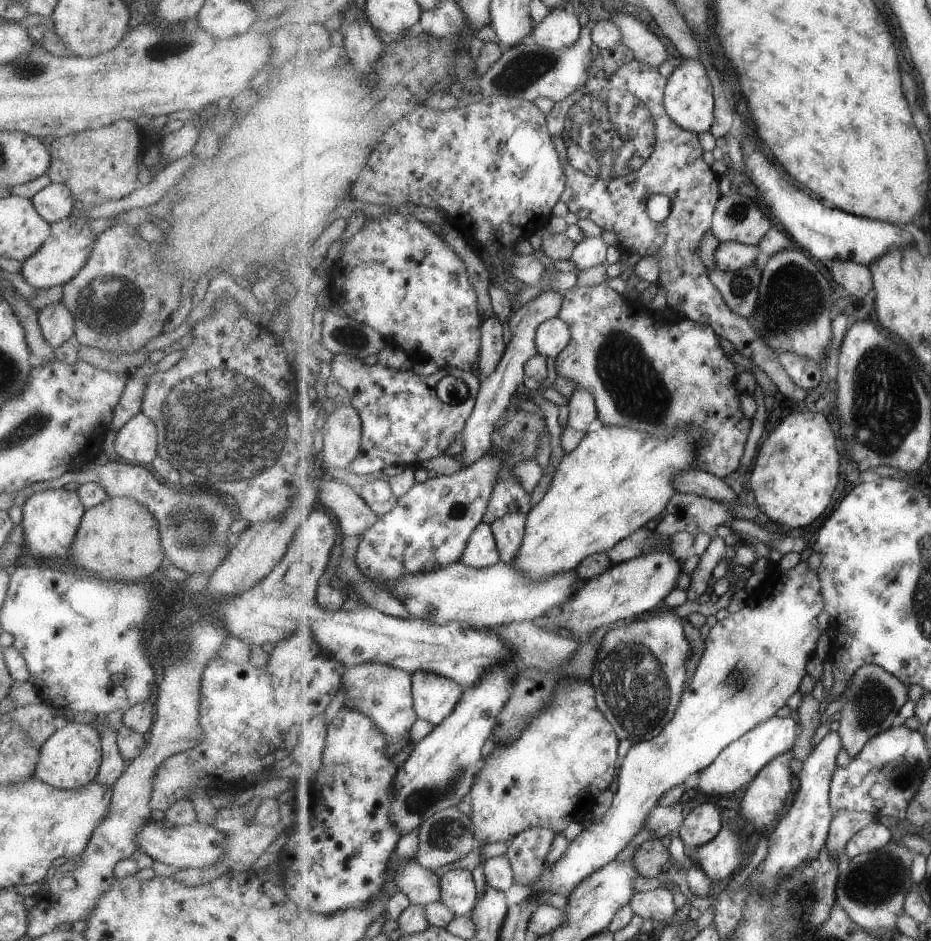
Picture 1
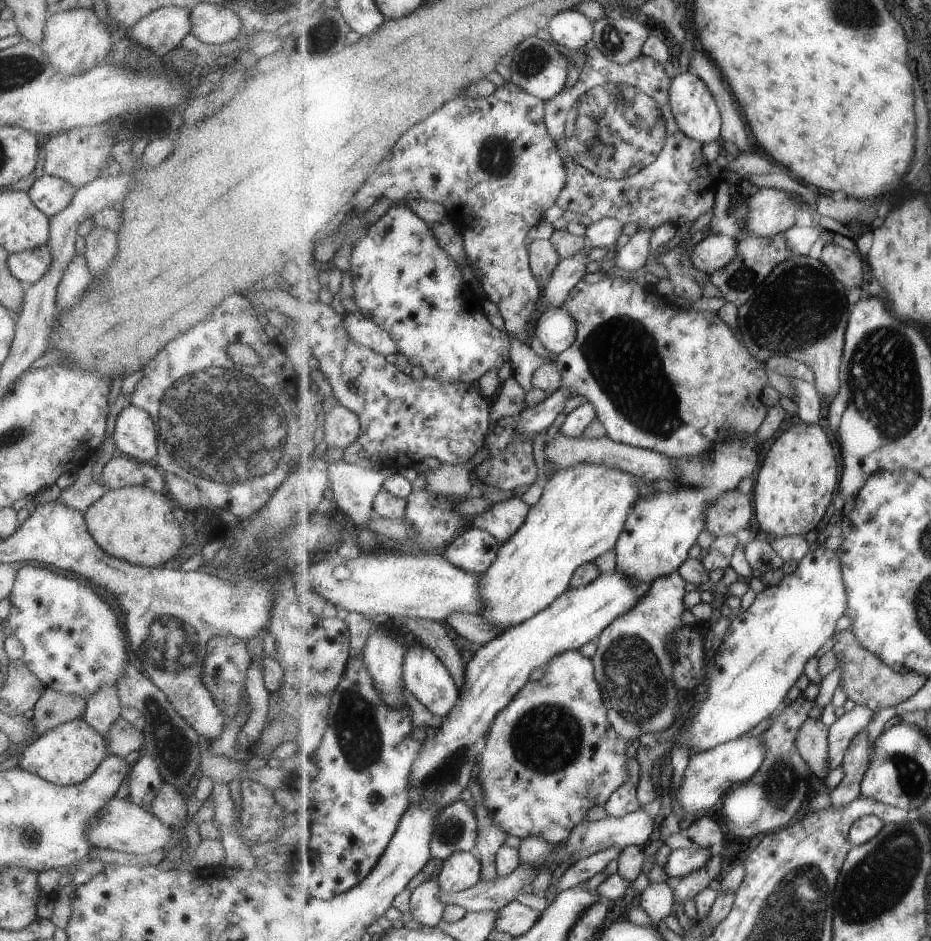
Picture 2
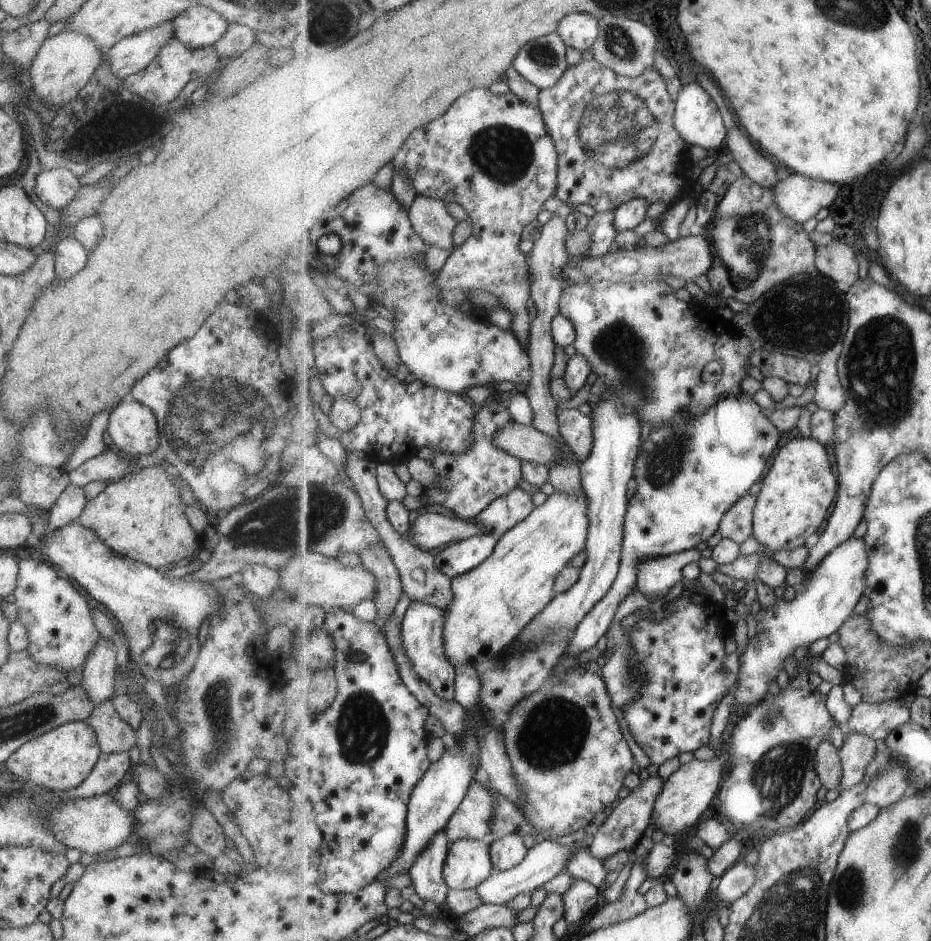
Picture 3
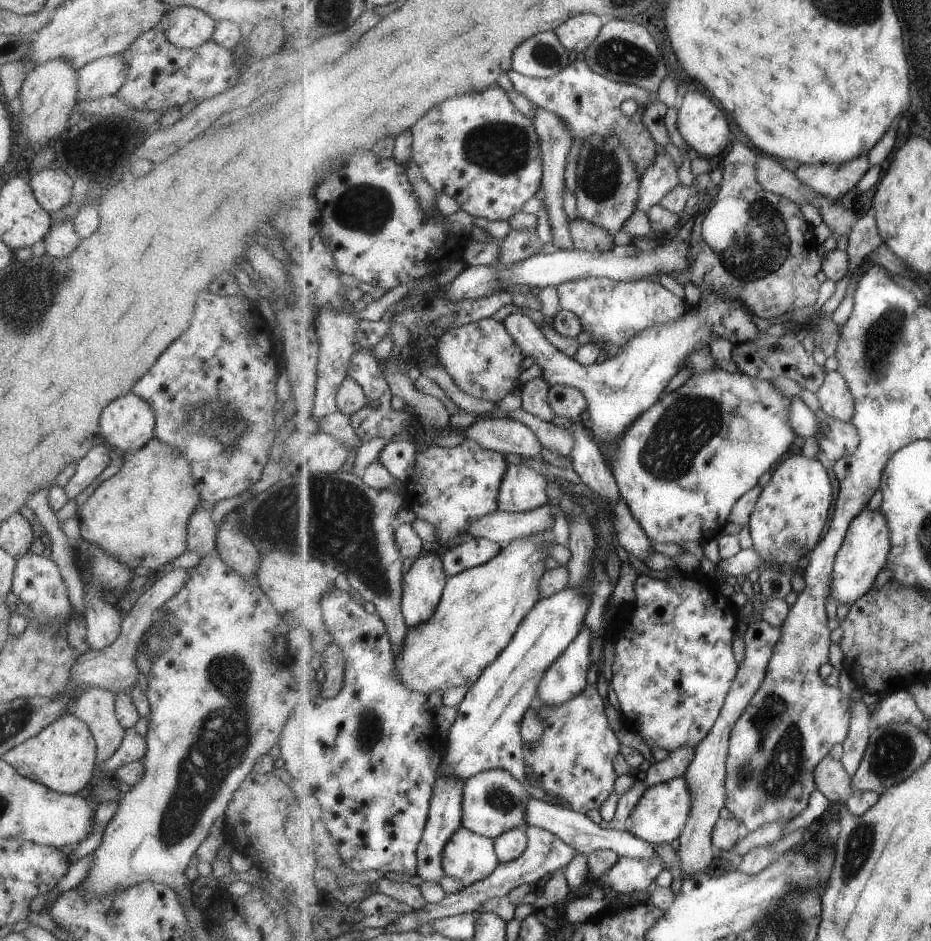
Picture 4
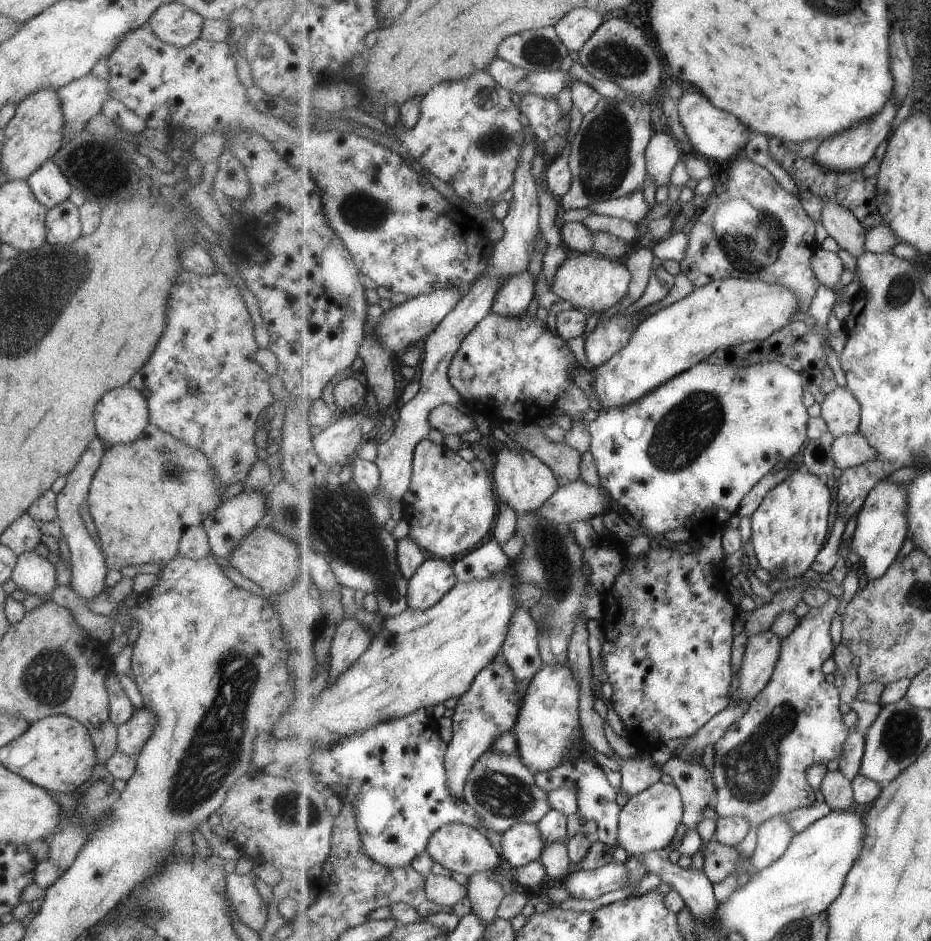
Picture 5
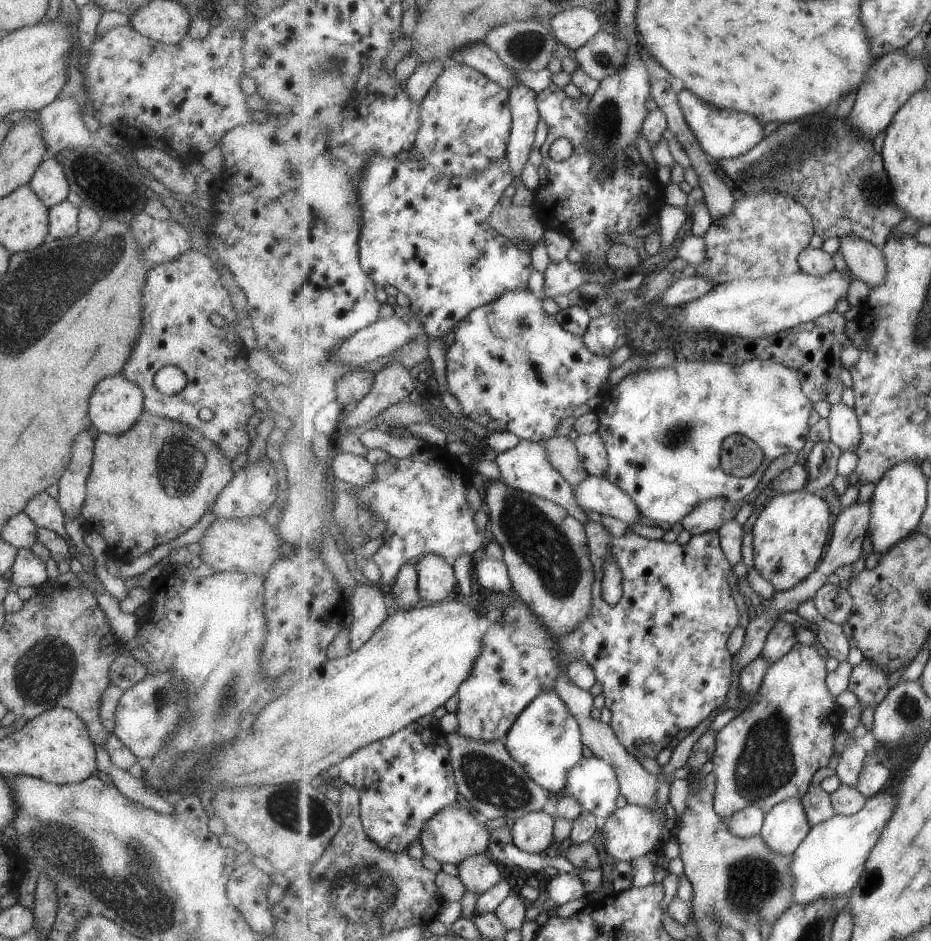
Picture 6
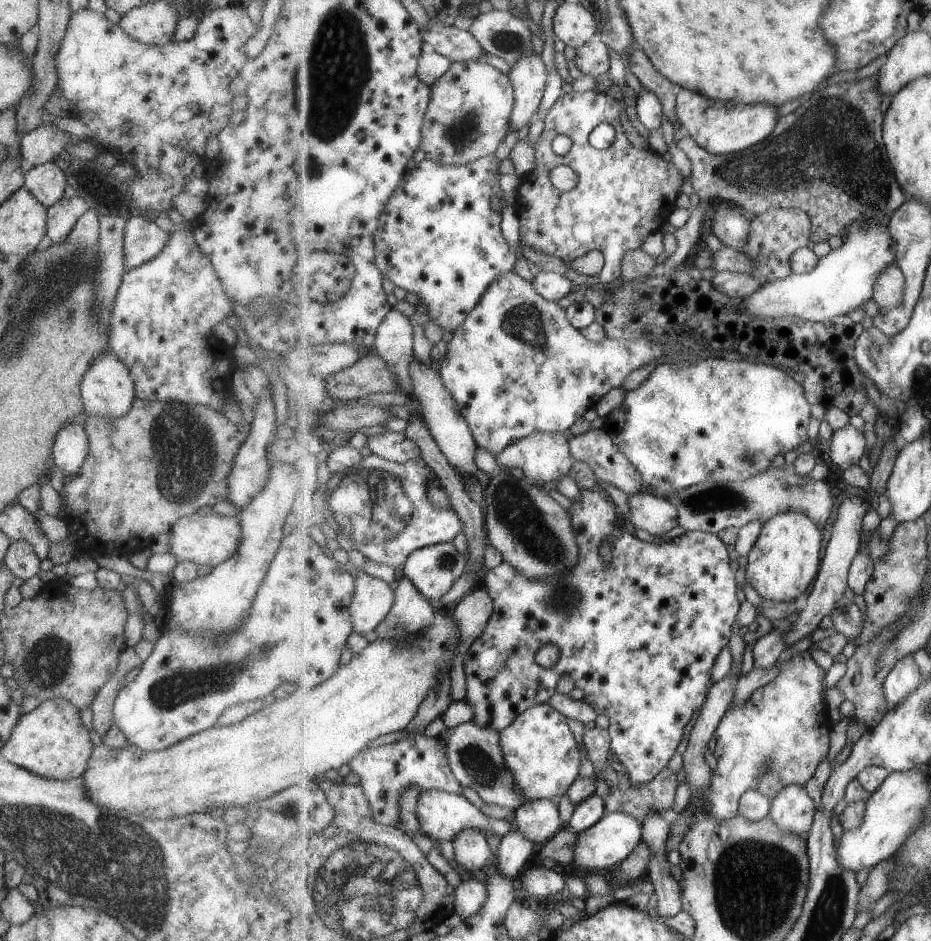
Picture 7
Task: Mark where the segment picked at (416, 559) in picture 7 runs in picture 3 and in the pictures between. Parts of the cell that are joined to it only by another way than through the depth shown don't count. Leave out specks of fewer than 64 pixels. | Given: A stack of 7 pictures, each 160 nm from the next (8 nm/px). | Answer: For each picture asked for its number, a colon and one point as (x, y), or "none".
3: (423, 624)
4: (425, 581)
5: (435, 577)
6: (437, 579)

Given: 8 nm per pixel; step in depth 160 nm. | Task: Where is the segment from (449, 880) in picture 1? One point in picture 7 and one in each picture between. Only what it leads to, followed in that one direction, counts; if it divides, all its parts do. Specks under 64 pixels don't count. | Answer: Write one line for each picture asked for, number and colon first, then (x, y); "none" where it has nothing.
2: (462, 870)
3: (469, 862)
4: (470, 857)
5: (460, 847)
6: (456, 833)
7: (443, 815)

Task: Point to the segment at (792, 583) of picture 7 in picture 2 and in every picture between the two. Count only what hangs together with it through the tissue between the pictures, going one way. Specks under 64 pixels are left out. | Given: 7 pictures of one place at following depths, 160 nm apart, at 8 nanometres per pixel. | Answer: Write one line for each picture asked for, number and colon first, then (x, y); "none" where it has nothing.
2: (799, 476)
3: (798, 490)
4: (791, 514)
5: (788, 530)
6: (791, 532)

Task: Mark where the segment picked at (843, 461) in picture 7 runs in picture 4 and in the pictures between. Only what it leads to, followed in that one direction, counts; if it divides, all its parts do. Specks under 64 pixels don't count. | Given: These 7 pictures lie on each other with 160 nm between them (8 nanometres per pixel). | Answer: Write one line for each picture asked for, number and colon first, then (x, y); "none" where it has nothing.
4: (836, 399)
5: (843, 412)
6: (846, 431)

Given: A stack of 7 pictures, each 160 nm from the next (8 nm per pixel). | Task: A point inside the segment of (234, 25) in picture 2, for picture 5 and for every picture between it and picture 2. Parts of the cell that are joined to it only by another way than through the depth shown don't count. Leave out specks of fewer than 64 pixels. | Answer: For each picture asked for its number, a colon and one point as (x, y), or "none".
3: (196, 26)
4: (185, 27)
5: (173, 23)

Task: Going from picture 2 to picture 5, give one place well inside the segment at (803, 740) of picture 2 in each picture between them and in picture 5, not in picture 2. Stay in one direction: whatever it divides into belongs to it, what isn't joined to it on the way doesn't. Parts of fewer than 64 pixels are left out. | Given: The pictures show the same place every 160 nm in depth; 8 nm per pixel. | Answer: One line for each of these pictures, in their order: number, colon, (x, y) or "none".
3: (829, 765)
4: (834, 782)
5: (838, 790)

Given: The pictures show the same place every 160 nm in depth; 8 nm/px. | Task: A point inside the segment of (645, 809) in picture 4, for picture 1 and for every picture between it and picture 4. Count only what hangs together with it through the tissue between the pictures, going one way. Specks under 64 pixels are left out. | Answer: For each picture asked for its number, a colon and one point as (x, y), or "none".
1: (738, 764)
2: (709, 774)
3: (688, 792)

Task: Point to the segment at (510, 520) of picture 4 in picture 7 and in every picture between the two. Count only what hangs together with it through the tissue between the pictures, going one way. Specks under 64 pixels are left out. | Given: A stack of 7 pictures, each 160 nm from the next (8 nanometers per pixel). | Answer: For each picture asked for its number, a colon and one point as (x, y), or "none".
5: (580, 501)
6: (598, 495)
7: (655, 515)

